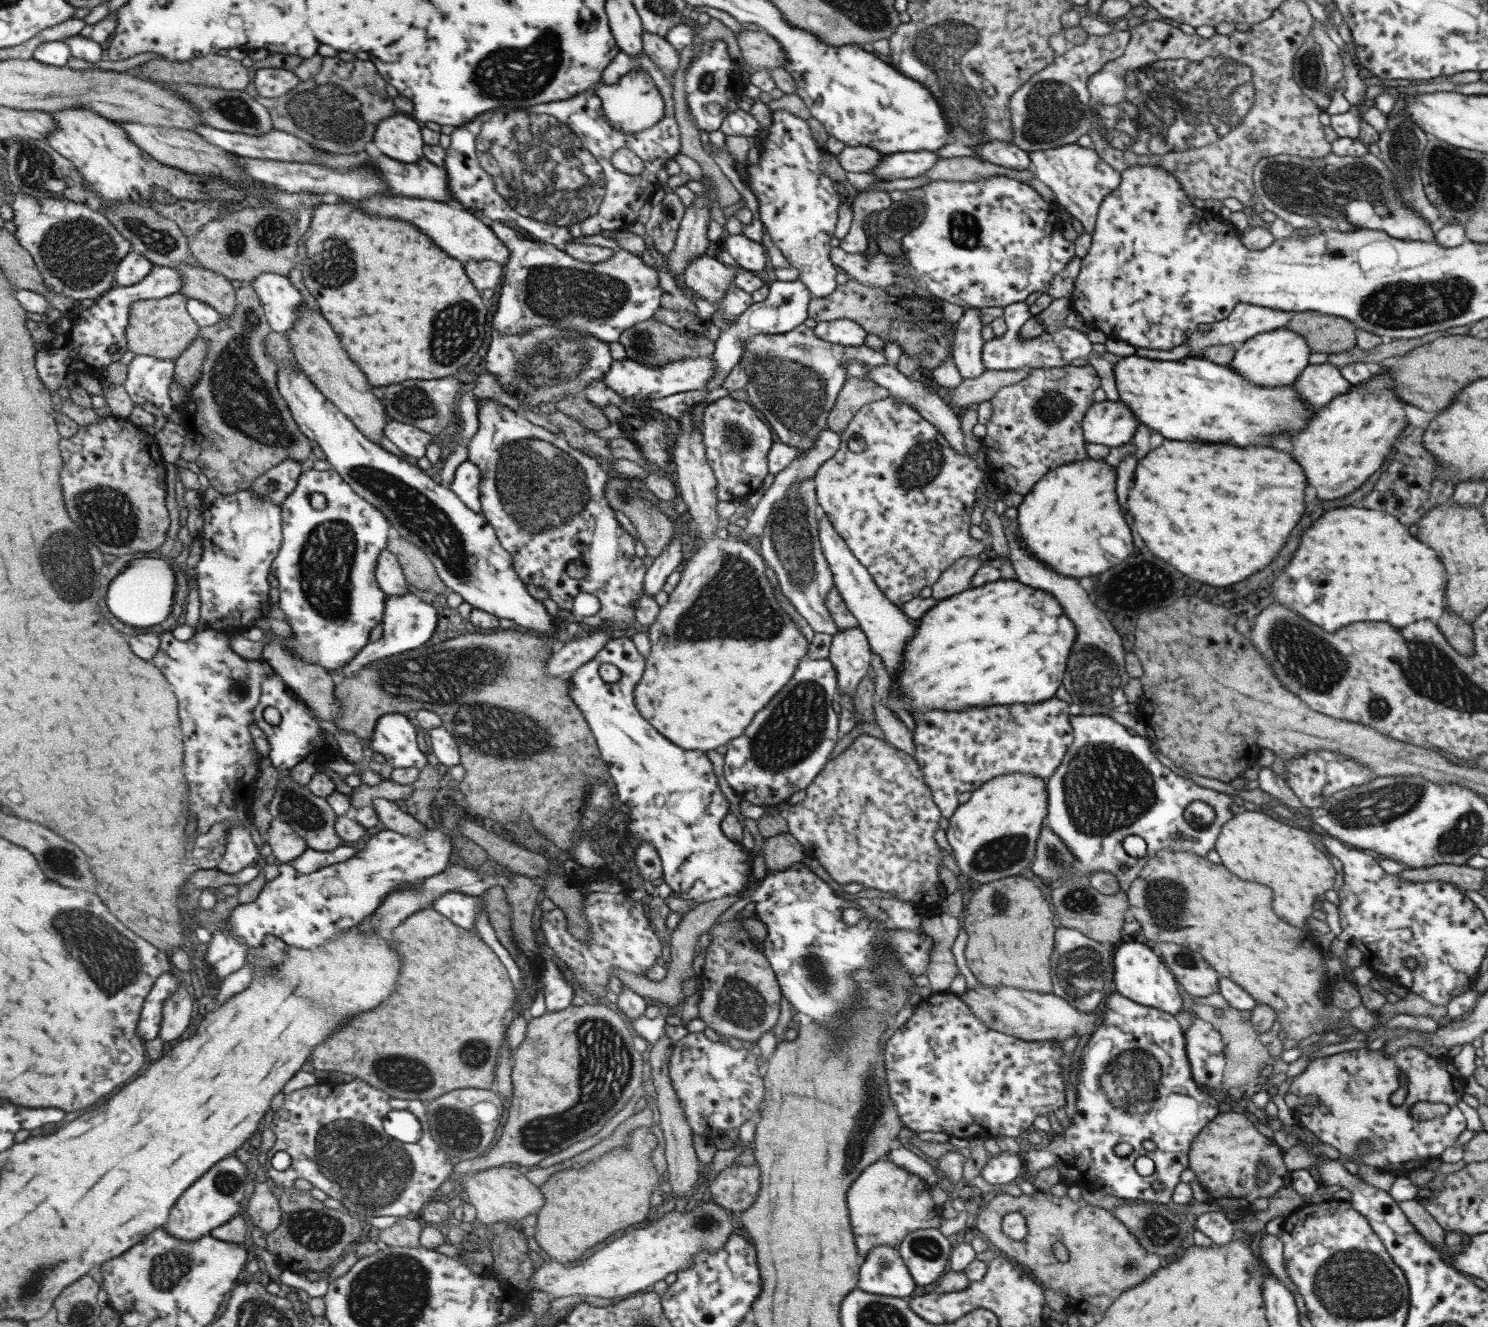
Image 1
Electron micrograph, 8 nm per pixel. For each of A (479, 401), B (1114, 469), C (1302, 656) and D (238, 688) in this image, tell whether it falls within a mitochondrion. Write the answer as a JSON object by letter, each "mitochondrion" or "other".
{"A":"other","B":"other","C":"mitochondrion","D":"mitochondrion"}

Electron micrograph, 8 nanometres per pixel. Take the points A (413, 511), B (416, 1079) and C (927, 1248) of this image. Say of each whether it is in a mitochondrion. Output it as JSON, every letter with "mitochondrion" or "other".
{"A":"mitochondrion","B":"mitochondrion","C":"mitochondrion"}

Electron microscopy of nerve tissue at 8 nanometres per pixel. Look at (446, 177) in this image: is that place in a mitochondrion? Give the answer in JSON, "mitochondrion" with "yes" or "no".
{"mitochondrion":"no"}

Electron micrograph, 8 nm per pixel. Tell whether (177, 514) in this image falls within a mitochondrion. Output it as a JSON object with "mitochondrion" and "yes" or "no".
{"mitochondrion":"no"}

